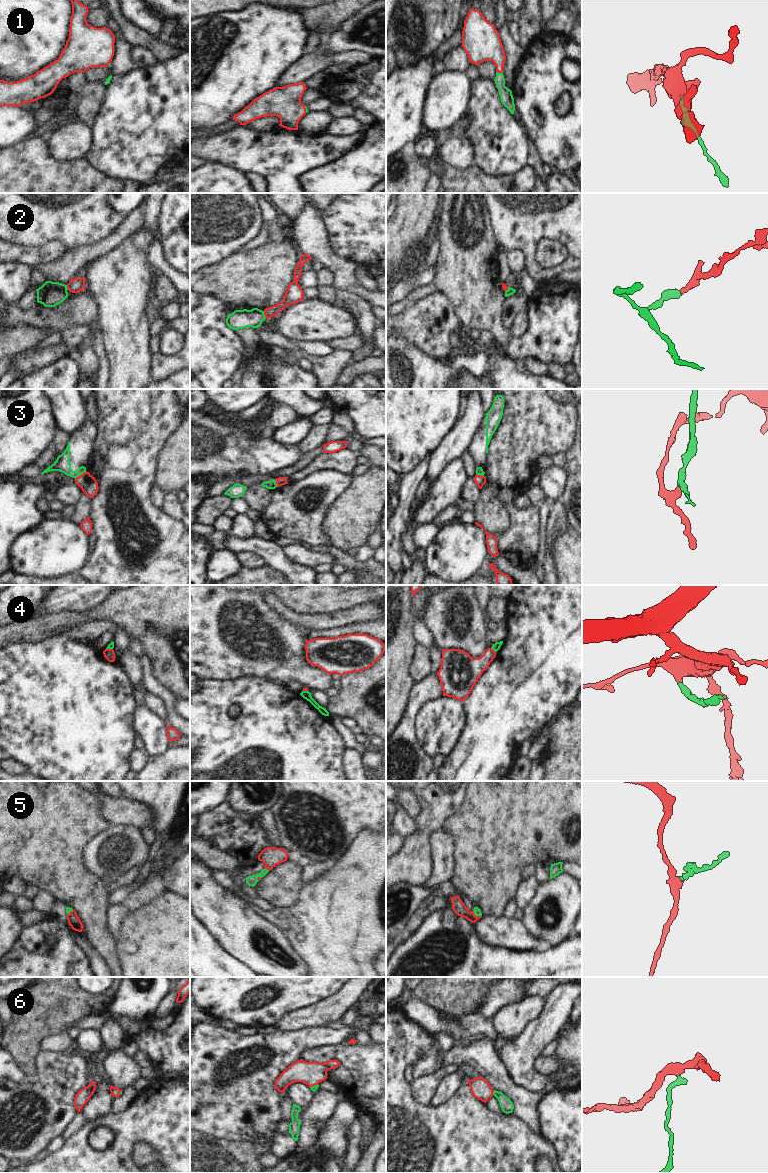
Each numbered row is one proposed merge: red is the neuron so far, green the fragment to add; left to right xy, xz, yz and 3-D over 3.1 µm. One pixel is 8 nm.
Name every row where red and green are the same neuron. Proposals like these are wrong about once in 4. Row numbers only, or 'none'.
1, 5, 6

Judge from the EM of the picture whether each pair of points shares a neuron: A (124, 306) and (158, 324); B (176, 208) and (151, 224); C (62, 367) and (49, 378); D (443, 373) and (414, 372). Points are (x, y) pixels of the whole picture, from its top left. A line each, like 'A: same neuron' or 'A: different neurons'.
A: different neurons
B: different neurons
C: same neuron
D: same neuron

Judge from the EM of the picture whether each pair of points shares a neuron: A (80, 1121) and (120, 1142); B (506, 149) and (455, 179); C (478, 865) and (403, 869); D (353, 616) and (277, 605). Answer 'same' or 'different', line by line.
A: different
B: different
C: different
D: same

